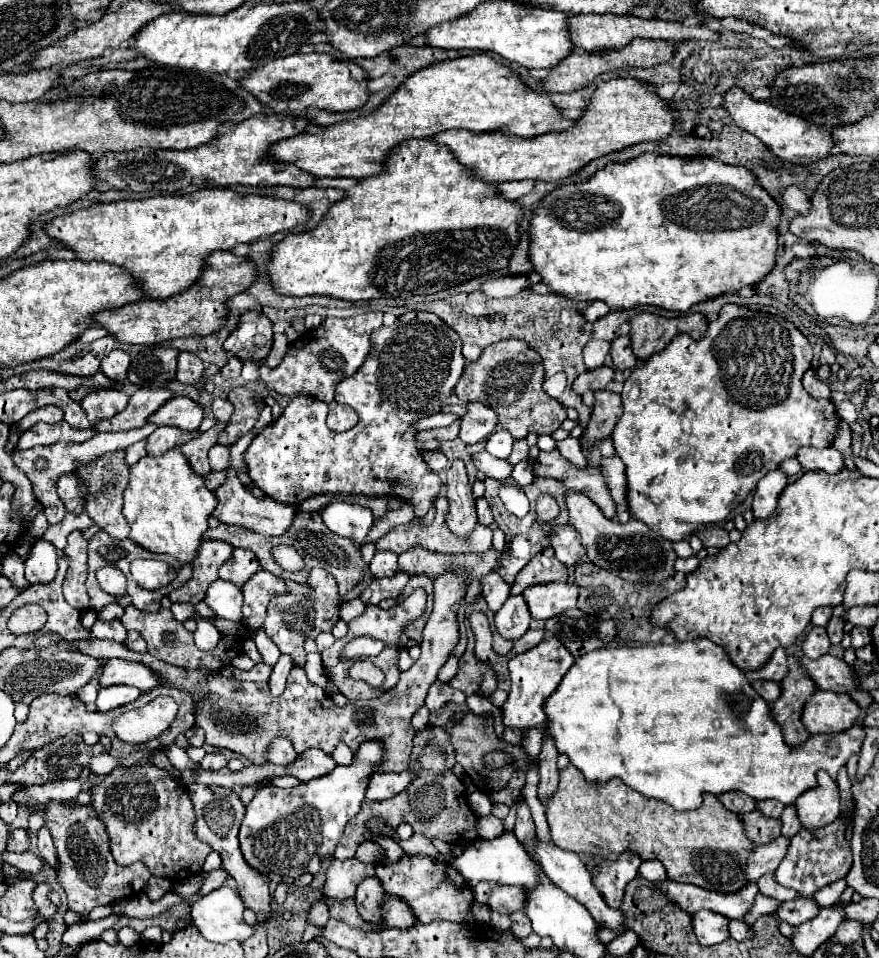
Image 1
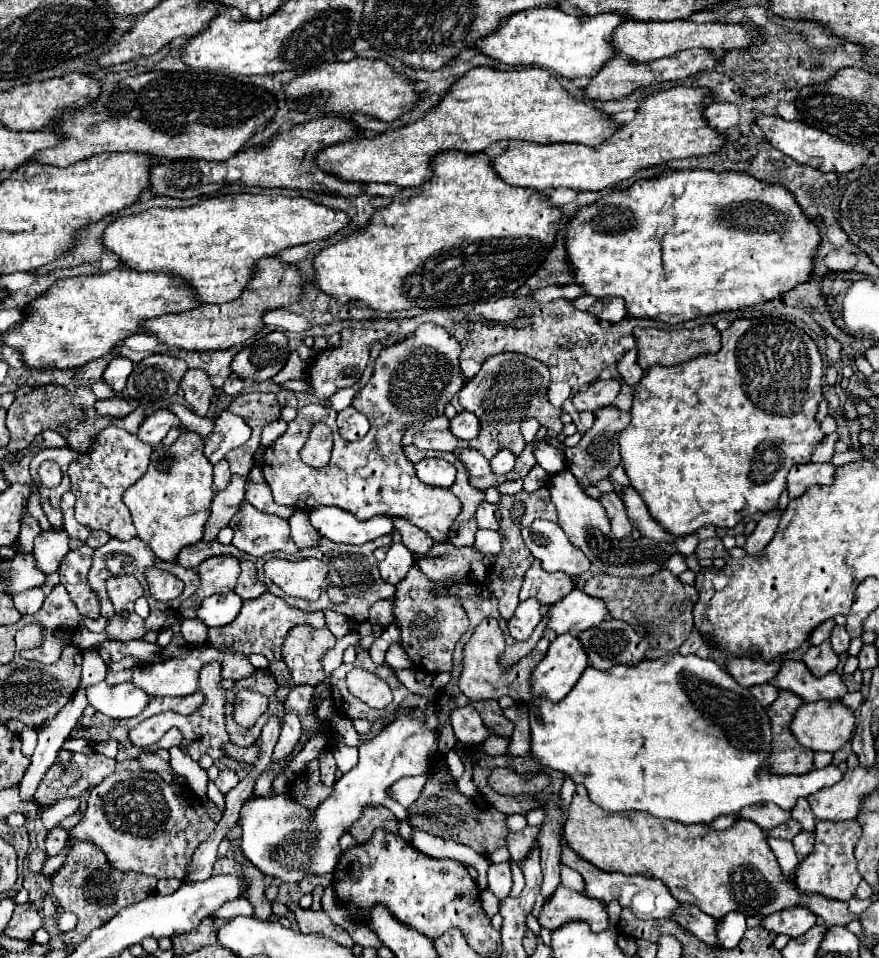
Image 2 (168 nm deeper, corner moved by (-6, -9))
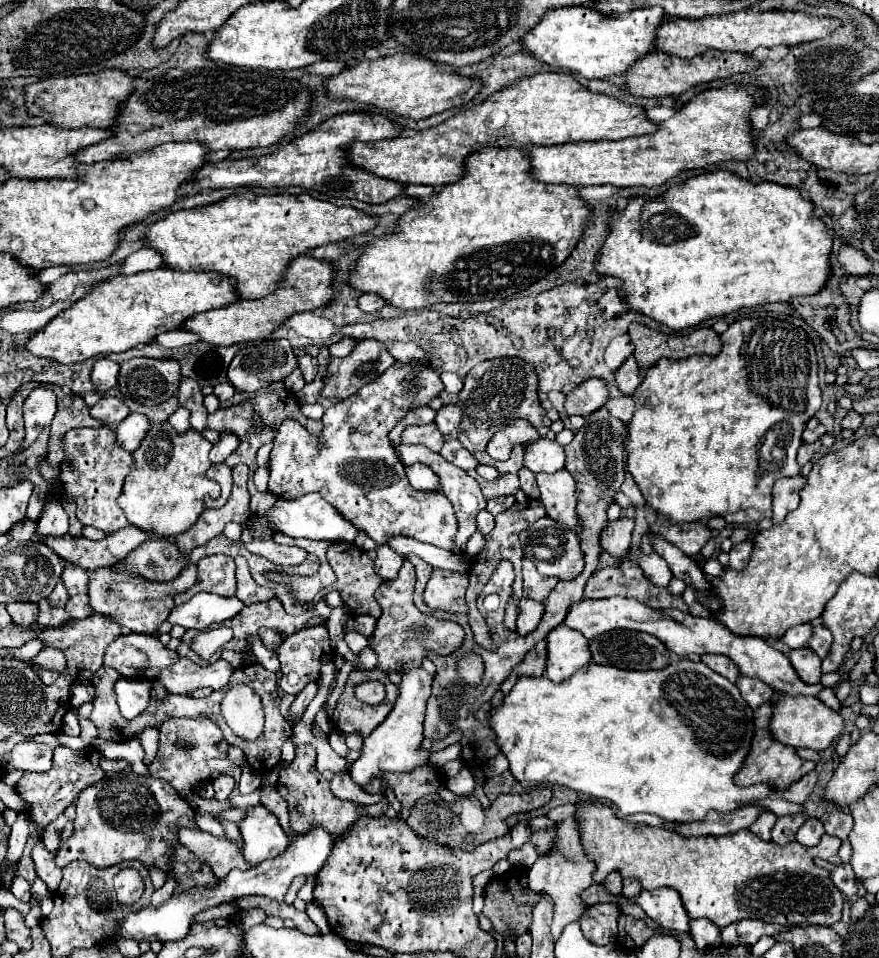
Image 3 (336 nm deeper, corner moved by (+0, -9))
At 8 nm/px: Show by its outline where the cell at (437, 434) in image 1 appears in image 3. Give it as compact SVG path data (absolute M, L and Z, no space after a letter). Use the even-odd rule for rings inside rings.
M423 424L423 426L407 426L401 434L401 440L405 444L423 444L433 452L439 452L445 444L445 436L435 428L435 424Z

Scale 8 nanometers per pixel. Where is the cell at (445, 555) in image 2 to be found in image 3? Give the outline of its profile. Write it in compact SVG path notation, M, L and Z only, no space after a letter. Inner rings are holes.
M433 568L423 600L431 608L449 610L449 612L467 612L467 604L465 604L467 584L469 580L465 574L455 574L455 572Z

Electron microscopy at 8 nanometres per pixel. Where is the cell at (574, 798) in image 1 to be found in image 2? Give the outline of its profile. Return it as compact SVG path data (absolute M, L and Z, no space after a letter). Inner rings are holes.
M577 786L573 802L567 812L563 836L565 836L565 842L581 858L589 860L597 868L601 868L605 872L623 872L623 874L651 872L655 878L659 878L669 888L669 892L675 900L699 906L705 914L713 916L715 920L721 920L729 912L743 912L745 916L769 916L769 914L785 910L785 908L807 908L817 918L823 918L823 922L829 928L845 926L853 920L853 914L847 910L847 902L801 892L795 886L795 876L781 872L777 858L765 840L765 832L757 824L747 822L747 820L737 820L731 828L717 832L703 824L687 826L681 822L649 816L645 812L629 812L629 814L627 812L621 812L621 814L605 812L603 808L599 808L597 804L591 802L585 788Z

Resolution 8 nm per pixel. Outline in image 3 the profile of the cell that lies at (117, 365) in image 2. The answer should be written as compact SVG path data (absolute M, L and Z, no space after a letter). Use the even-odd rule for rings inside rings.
M109 358L97 360L93 366L93 372L91 372L95 390L101 394L105 394L107 390L111 390L117 384L117 376L119 376L119 364Z

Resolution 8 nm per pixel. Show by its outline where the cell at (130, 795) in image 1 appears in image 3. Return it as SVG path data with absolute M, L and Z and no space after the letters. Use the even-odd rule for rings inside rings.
M115 772L107 774L99 784L85 788L75 800L77 816L73 820L75 830L63 842L55 854L55 864L59 868L73 860L85 860L95 868L109 868L125 860L139 860L145 868L157 866L169 872L173 866L173 852L177 834L169 826L197 828L195 810L185 798L181 798L175 788L161 778L139 776L135 772Z

